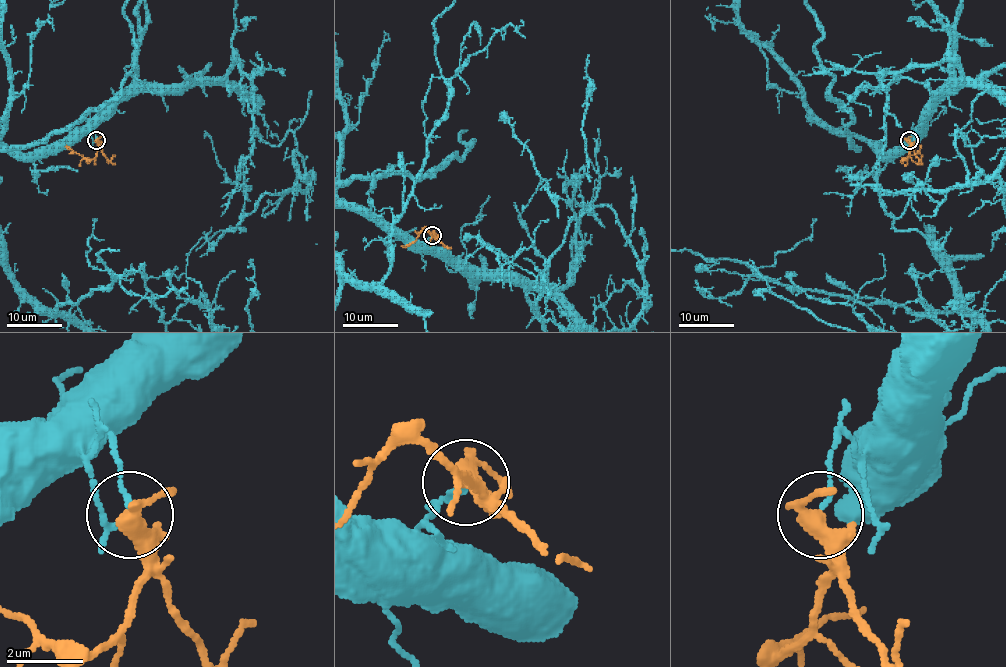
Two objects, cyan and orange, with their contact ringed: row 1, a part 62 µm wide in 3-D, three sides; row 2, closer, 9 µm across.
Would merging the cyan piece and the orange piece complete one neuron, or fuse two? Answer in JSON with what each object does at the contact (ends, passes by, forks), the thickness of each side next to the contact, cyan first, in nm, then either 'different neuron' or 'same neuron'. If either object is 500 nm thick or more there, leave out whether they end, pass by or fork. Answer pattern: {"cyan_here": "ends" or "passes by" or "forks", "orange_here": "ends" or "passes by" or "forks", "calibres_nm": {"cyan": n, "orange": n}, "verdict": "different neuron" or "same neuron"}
{"cyan_here": "ends", "orange_here": "forks", "calibres_nm": {"cyan": 90, "orange": 320}, "verdict": "different neuron"}

